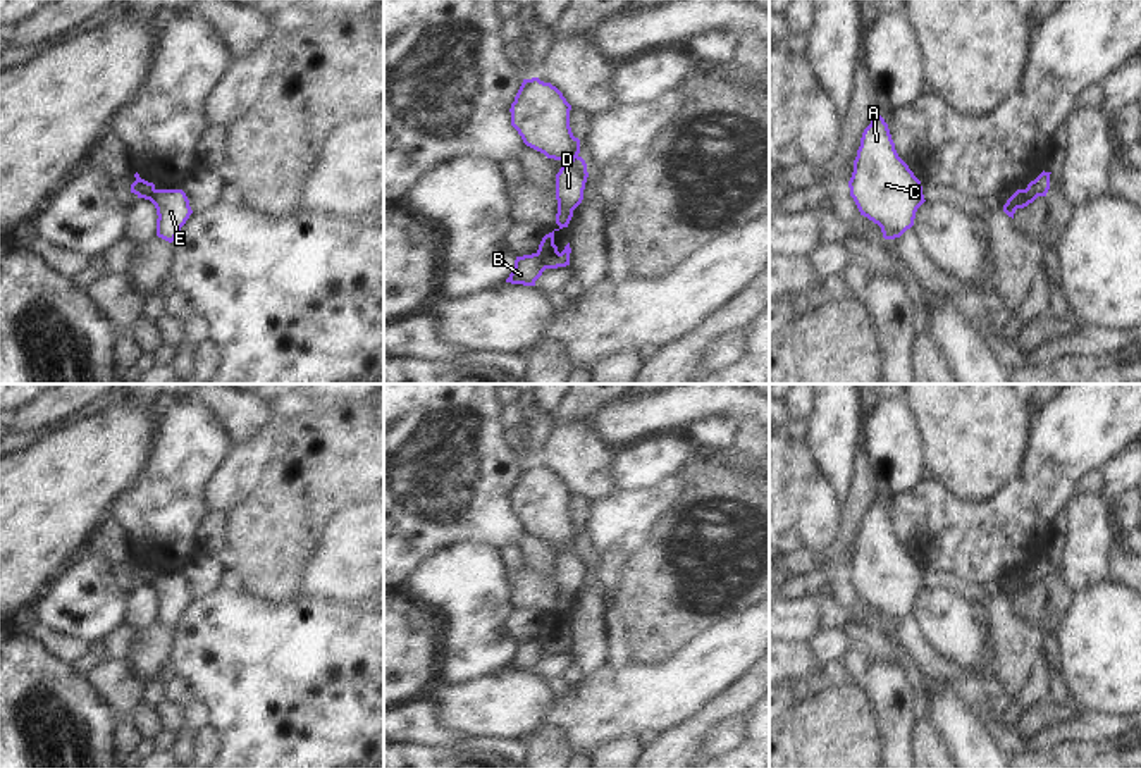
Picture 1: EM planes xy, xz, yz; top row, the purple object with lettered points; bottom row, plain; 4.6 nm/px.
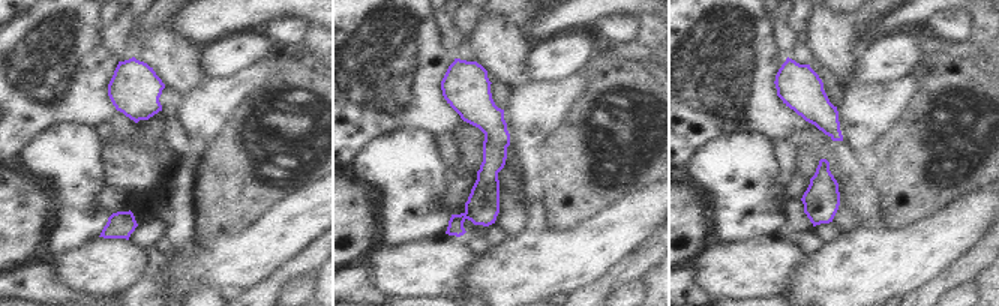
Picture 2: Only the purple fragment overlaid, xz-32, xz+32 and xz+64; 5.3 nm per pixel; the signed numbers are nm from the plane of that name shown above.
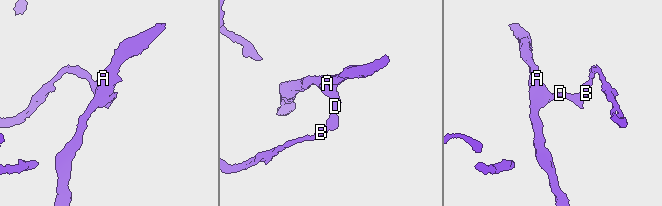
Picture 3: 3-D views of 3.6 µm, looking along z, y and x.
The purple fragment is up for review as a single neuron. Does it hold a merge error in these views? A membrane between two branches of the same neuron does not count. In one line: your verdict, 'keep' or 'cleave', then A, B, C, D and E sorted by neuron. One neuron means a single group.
cleave | A C D E / B

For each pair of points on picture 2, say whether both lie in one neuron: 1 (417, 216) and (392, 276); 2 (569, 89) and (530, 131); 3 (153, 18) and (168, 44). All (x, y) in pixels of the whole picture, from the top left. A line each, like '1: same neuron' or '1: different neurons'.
1: different neurons
2: same neuron
3: different neurons

